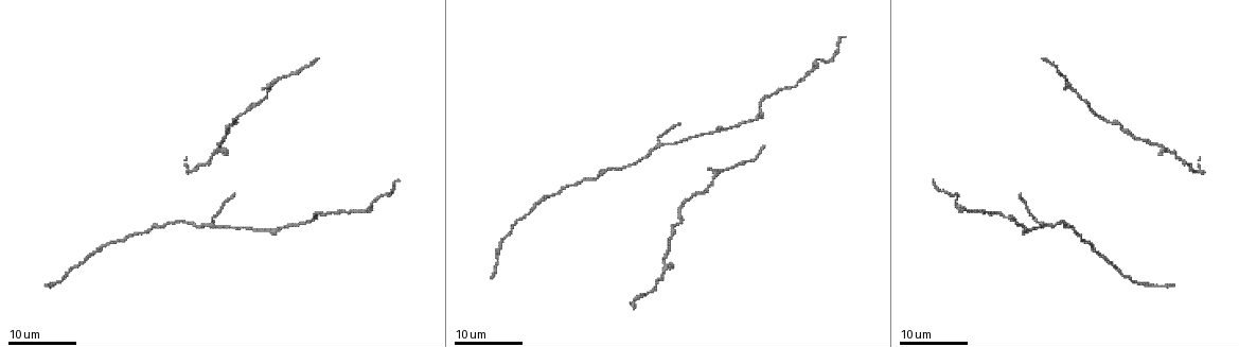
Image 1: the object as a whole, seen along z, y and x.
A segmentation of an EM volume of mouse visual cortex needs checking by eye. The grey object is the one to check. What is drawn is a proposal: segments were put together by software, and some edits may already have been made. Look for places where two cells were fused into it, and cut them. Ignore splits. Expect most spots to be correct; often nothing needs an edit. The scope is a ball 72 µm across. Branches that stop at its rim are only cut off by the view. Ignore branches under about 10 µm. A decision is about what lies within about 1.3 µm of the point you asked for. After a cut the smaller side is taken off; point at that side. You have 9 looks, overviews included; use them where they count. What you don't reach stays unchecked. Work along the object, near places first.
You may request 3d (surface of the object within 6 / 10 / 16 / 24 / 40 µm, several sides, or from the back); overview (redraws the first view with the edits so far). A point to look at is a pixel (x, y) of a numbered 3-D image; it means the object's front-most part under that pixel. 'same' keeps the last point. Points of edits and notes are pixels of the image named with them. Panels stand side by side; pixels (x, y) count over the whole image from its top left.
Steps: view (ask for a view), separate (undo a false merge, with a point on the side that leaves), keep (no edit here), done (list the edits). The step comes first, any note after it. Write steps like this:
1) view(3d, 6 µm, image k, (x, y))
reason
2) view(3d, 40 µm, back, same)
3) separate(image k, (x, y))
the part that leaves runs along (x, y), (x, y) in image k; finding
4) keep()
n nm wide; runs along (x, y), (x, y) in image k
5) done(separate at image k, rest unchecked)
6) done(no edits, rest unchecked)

view(3d, 16 µm, image 1, (681, 125))
a narrow waist

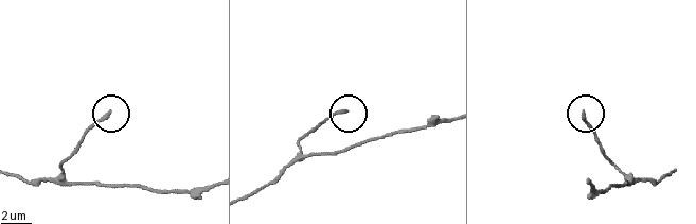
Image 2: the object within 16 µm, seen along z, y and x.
view(3d, 6 µm, image 2, (346, 113))
zoom in

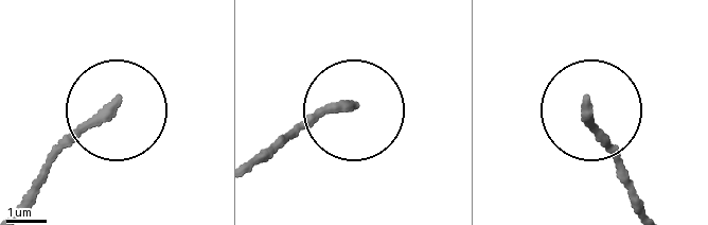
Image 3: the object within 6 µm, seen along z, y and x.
view(3d, 6 µm, back, image 3, (589, 101))
from behind

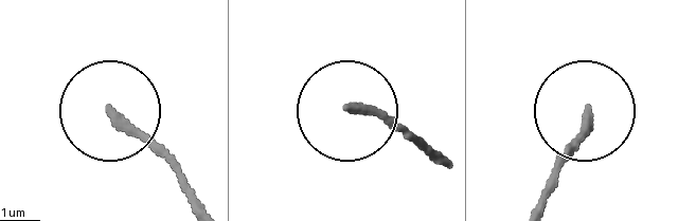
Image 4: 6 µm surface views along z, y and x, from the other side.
keep()
runs along (555, 169), (585, 115) in image 4; continuous, no second cell

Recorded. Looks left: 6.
view(3d, 24 µm, image 1, (1074, 228))
sudden change in width

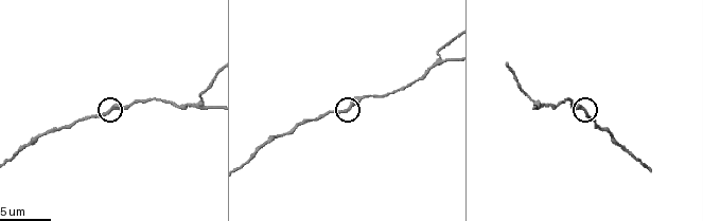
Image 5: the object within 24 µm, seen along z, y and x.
view(3d, 10 µm, image 5, (348, 112))
zoom in

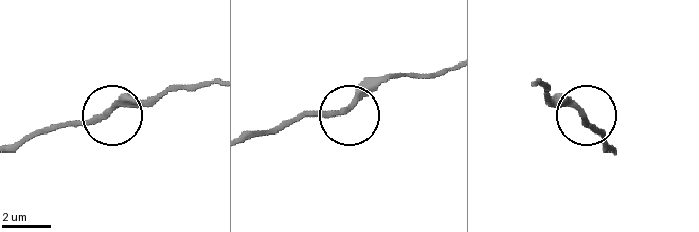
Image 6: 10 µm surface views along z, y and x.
keep()
runs along (534, 84), (538, 81), (549, 96), (575, 104), (591, 126) in image 6; one cell here

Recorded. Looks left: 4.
view(3d, 24 µm, image 1, (1095, 112))

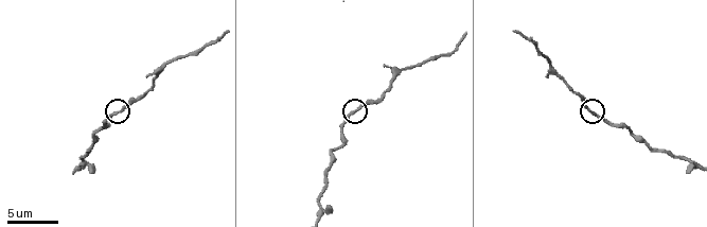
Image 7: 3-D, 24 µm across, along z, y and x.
view(3d, 6 µm, image 7, (592, 115))

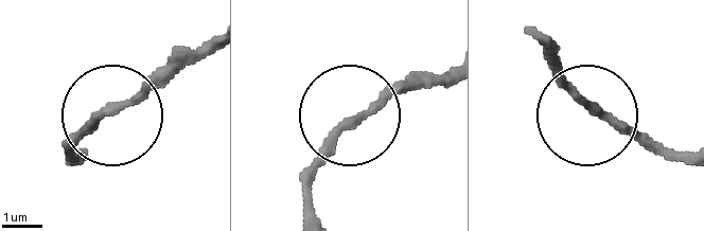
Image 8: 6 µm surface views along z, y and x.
keep()
all the same cell

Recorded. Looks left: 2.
view(3d, 10 µm, image 7, (320, 205))
calibre changes

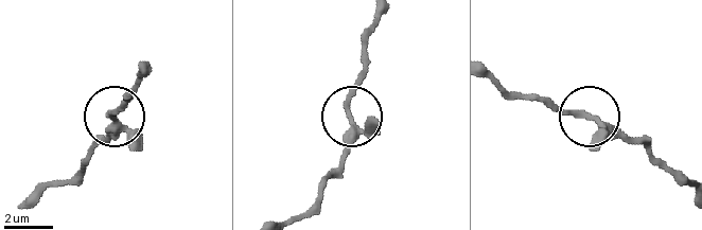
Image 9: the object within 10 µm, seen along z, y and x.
keep()
continuous, no second cell

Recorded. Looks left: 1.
done(no edits, rest unchecked)

